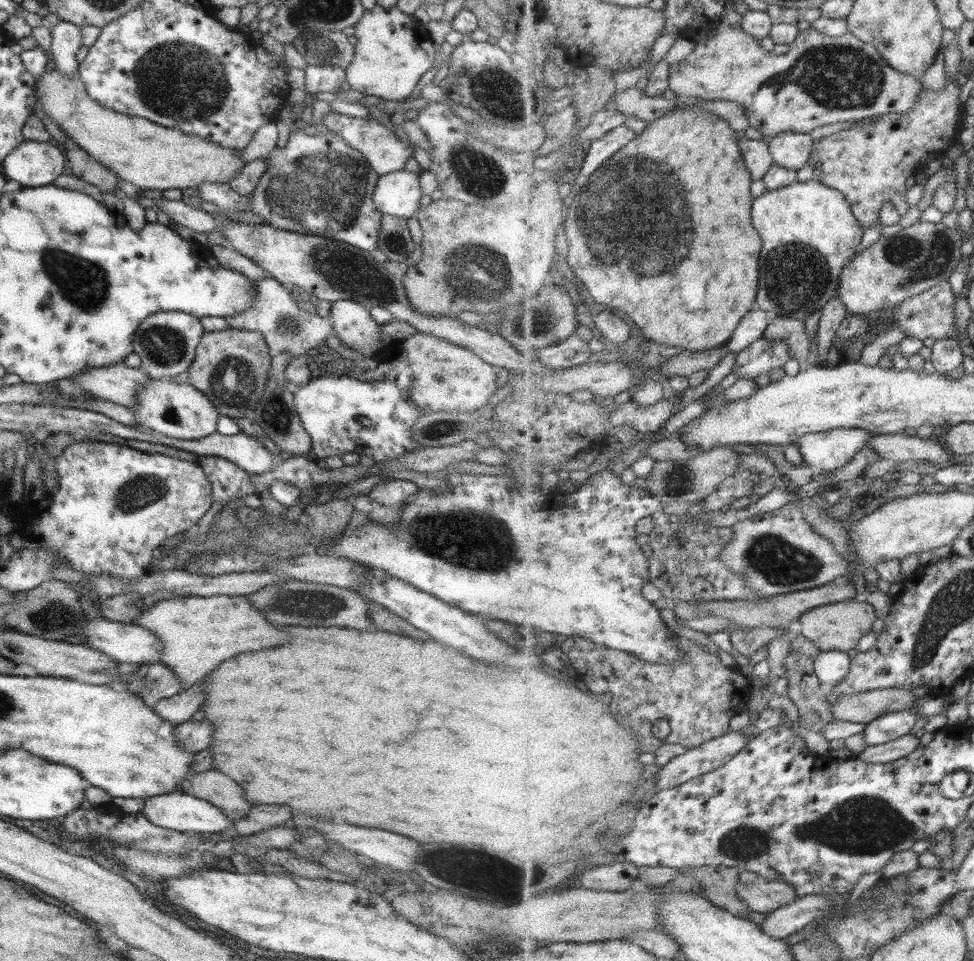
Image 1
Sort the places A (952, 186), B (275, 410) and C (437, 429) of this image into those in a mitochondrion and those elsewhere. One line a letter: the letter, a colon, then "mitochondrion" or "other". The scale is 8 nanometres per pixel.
A: other
B: mitochondrion
C: mitochondrion

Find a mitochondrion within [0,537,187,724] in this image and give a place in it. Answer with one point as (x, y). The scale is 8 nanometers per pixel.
(53, 617)

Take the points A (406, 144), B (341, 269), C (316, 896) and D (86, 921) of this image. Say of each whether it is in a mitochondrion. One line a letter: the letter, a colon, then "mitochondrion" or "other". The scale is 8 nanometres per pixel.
A: other
B: mitochondrion
C: mitochondrion
D: other

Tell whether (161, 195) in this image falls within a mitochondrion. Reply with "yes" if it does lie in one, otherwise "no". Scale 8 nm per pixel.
no

